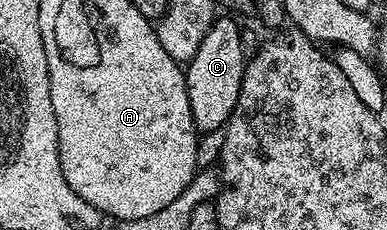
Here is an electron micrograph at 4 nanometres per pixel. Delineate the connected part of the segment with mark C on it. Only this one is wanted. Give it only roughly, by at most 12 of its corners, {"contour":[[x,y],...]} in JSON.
{"contour":[[216,19],[186,61],[191,117],[222,129],[237,106],[244,41]]}

